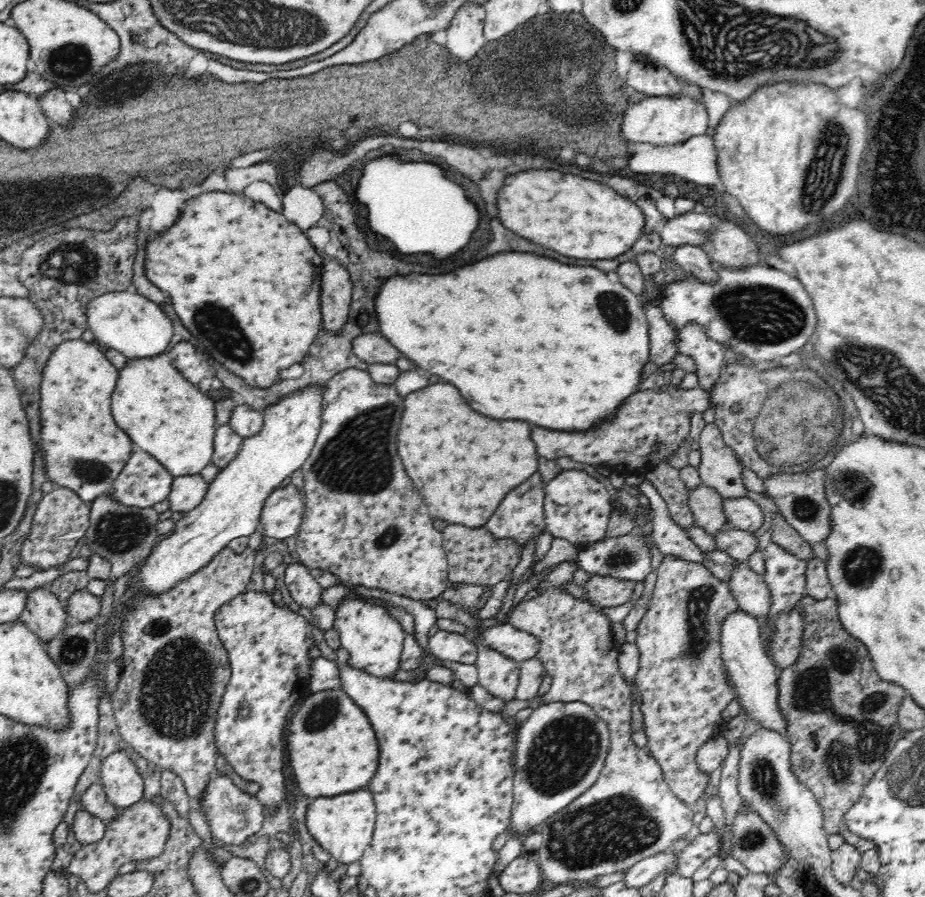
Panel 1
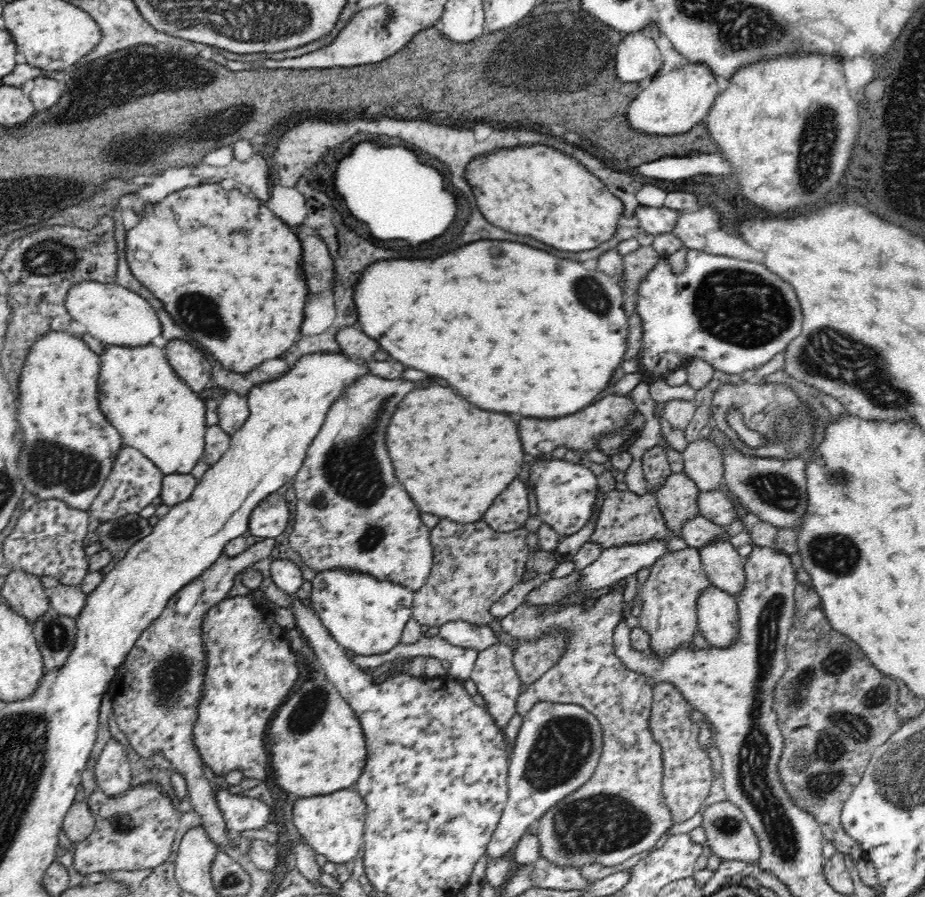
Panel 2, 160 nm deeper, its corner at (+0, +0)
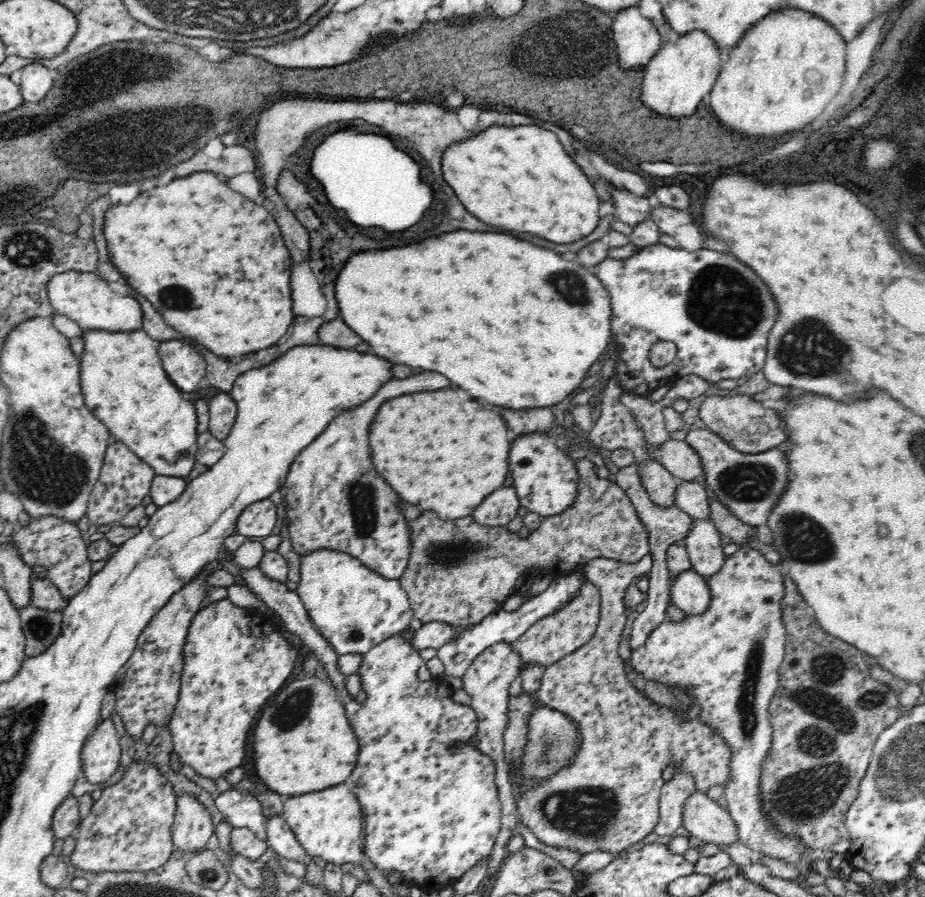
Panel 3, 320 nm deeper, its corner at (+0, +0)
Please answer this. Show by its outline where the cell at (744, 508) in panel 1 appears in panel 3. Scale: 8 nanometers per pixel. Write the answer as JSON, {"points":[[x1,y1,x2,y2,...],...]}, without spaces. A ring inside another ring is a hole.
{"points":[[682,481,674,492,674,505,692,518,708,519,709,498,696,481]]}

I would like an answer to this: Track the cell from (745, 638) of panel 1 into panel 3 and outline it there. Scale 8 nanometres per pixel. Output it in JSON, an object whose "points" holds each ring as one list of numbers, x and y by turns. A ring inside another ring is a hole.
{"points":[[693,568,676,576,669,576,668,581,671,605,685,614,700,614,708,609,711,602,710,589,704,583,704,577]]}

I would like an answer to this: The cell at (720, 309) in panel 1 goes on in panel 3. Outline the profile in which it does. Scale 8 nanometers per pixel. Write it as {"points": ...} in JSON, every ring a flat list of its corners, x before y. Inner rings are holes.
{"points":[[650,245,646,247,640,247,634,254,625,259,614,259,606,257,604,260,600,260,598,264,594,266,588,266,587,270,590,273,596,275,600,279,600,283,606,289,608,293,608,299,610,299,610,339,614,341,616,356,614,368,614,379,618,381,618,385,624,389,626,393,634,393,636,395,644,396,650,395,656,388,664,386,664,384,670,385,675,383,678,379,688,375,696,375,708,384,718,382,718,380,728,380,728,378,742,378,743,376,749,377,756,372,760,372,764,366,764,360,766,358,766,338,768,338,768,330,772,328,774,320,776,320,776,302,774,298,770,296,766,284,748,268,744,266,742,262,738,262,736,258,728,256,728,254,720,254,716,250,684,250,683,248,671,248,665,245],[658,340,668,340,674,342,676,345,676,356,671,363,660,368,654,368,650,365,650,359,648,359,648,350,654,342]]}

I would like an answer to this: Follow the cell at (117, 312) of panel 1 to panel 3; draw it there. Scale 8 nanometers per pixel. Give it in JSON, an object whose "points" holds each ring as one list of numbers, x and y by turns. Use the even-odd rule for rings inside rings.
{"points":[[67,271,50,276,46,282,46,294,54,310,64,314,83,330,109,330,124,332,142,326,140,303,130,295,120,296,108,286,108,281,92,272]]}

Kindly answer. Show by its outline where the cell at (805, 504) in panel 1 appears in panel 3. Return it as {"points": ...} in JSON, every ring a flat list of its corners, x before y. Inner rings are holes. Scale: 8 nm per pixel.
{"points":[[708,428,688,430,683,433,683,440,700,457,706,485,716,495,716,500,744,524,754,528,764,524,789,482,784,453,777,447,756,454,743,453]]}

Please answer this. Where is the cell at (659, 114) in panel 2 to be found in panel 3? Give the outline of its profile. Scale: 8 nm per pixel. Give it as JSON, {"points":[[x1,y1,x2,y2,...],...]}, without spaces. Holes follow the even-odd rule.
{"points":[[692,28,686,34,679,34,676,41,665,39,644,68,644,104,650,106,653,112,669,118,695,115,718,78,720,55,720,47,702,28]]}

